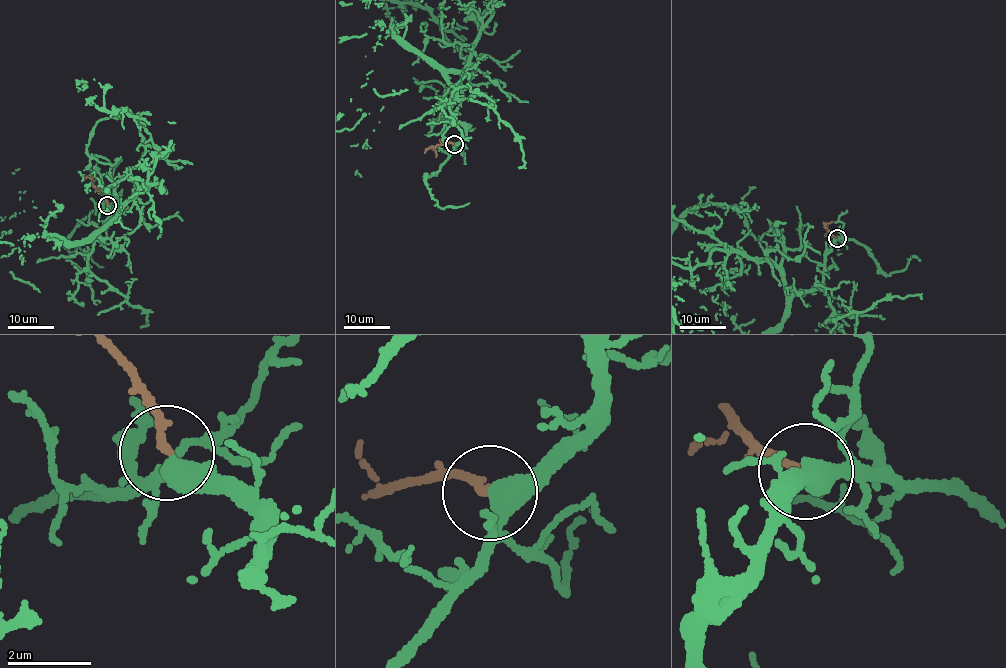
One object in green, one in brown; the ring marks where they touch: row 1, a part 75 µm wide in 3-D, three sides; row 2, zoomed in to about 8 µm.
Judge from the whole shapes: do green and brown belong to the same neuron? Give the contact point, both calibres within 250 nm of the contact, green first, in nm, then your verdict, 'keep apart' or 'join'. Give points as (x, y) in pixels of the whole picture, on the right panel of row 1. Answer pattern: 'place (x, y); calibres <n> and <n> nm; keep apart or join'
place (837, 238); calibres 340 and 190 nm; join

